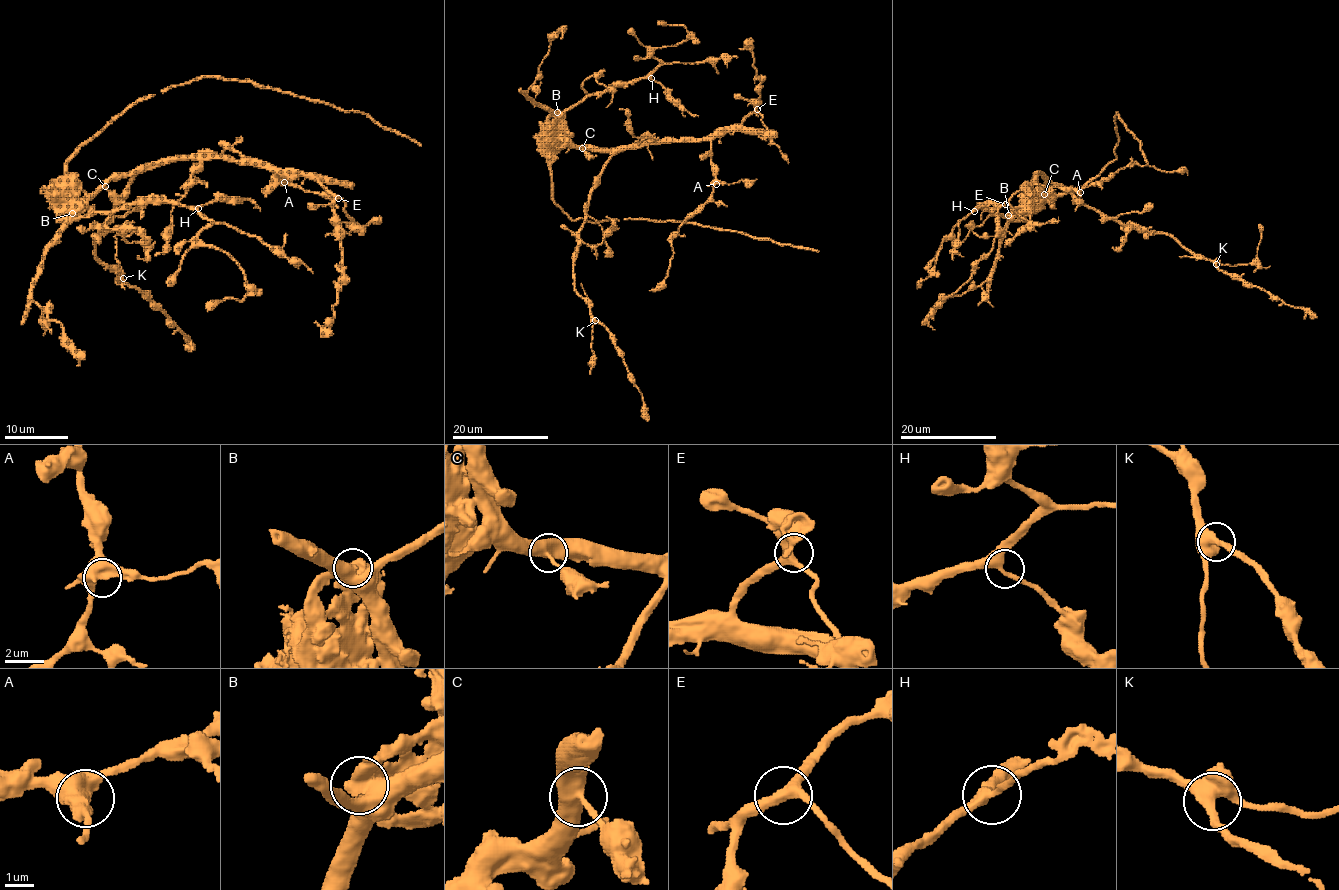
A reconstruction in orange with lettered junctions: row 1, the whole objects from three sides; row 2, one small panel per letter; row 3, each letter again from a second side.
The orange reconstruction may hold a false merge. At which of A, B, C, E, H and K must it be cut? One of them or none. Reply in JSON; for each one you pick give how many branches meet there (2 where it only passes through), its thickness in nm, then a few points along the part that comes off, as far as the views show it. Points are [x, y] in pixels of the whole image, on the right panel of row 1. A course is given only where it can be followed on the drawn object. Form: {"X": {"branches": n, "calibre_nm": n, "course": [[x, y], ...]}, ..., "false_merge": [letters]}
{"B": {"branches": 4, "calibre_nm": 600, "course": [[1008, 215], [1072, 193], [1094, 179], [1116, 158], [1117, 113], [1138, 140], [1147, 164]]}, "false_merge": ["B"]}

